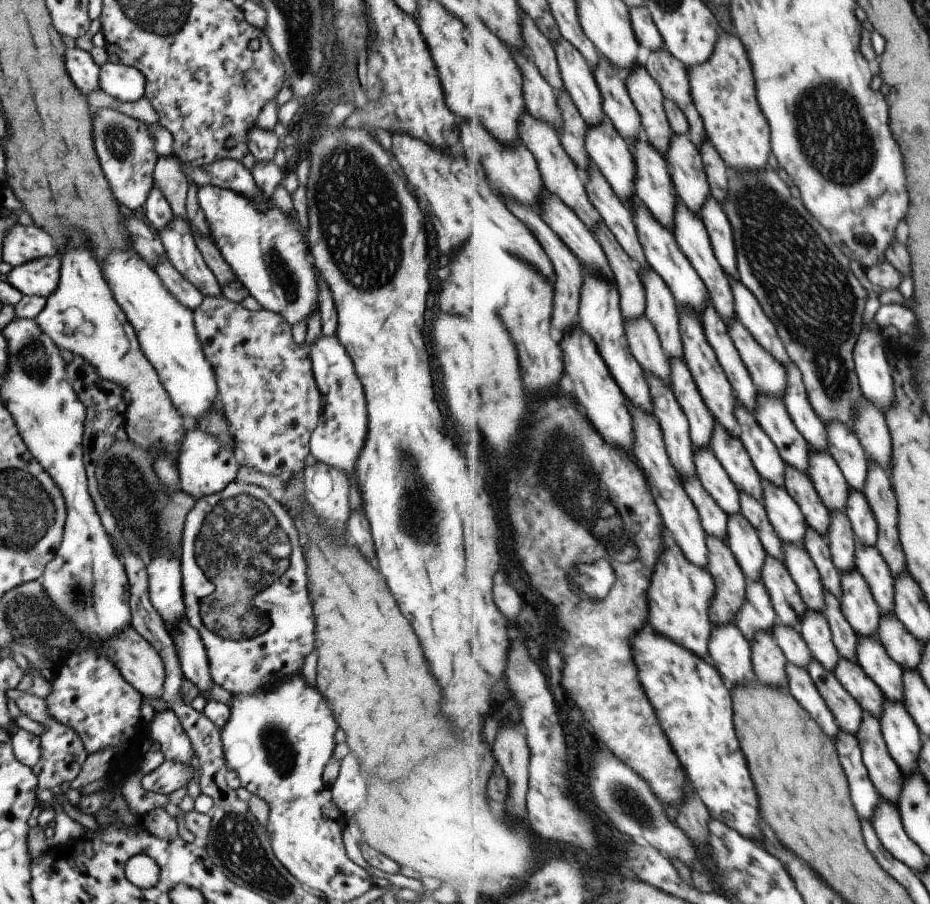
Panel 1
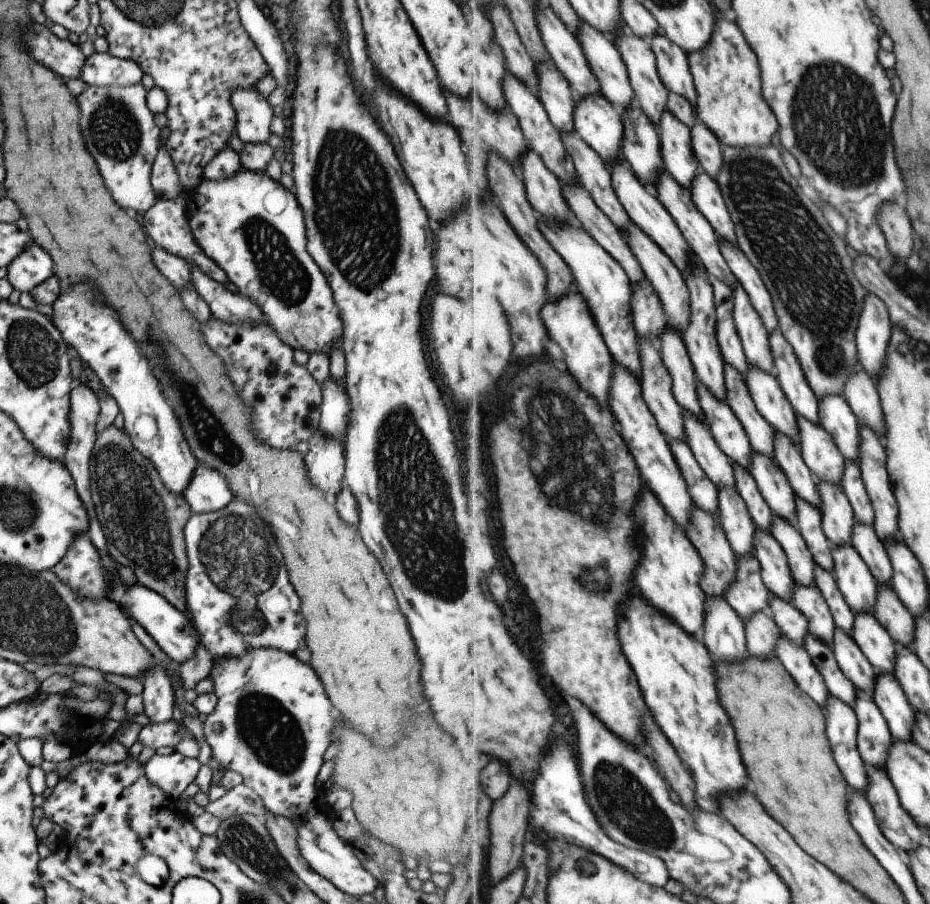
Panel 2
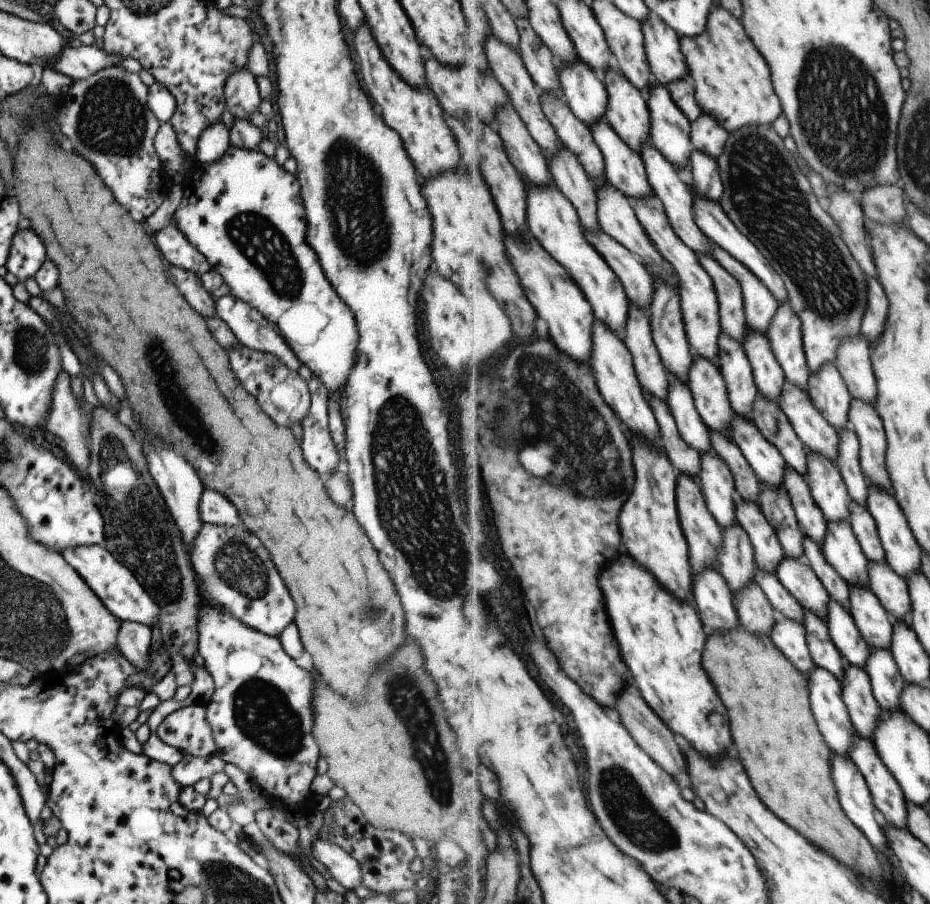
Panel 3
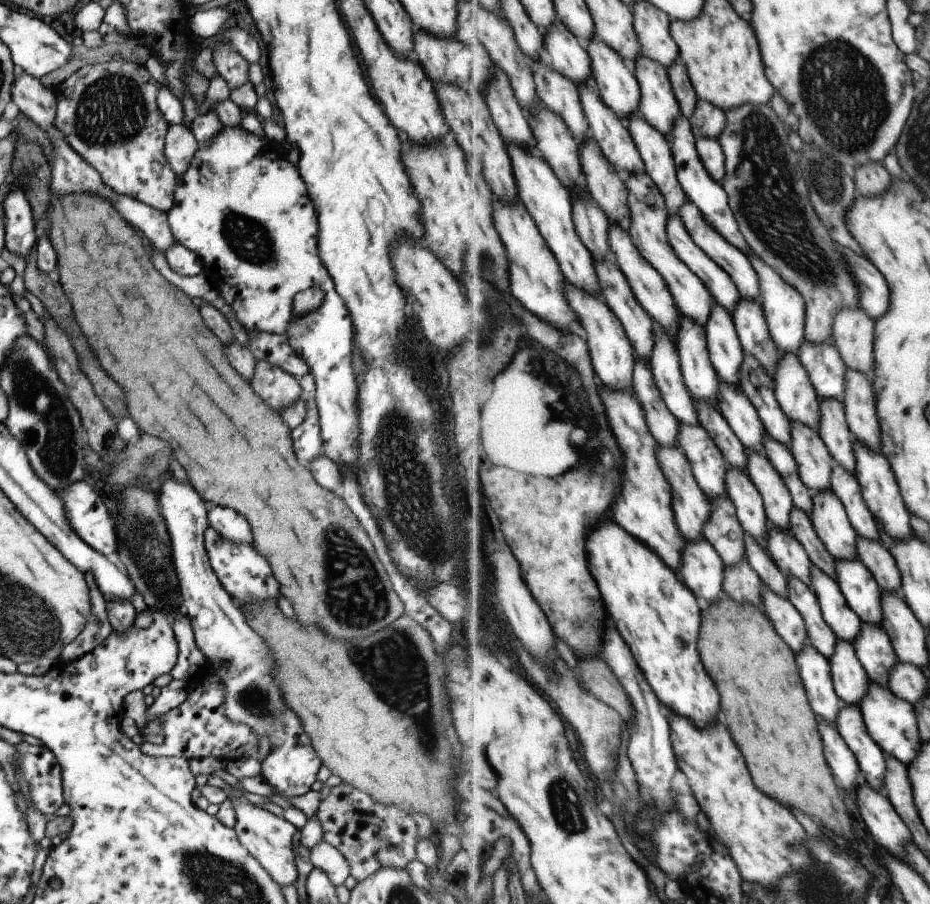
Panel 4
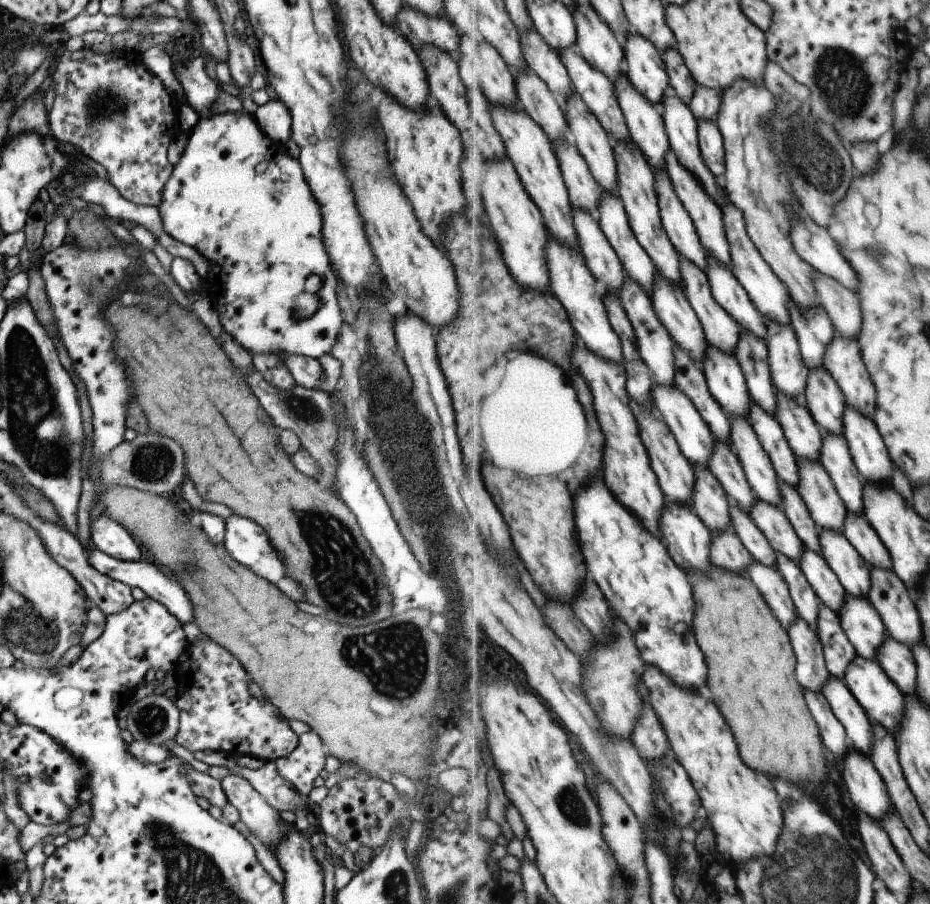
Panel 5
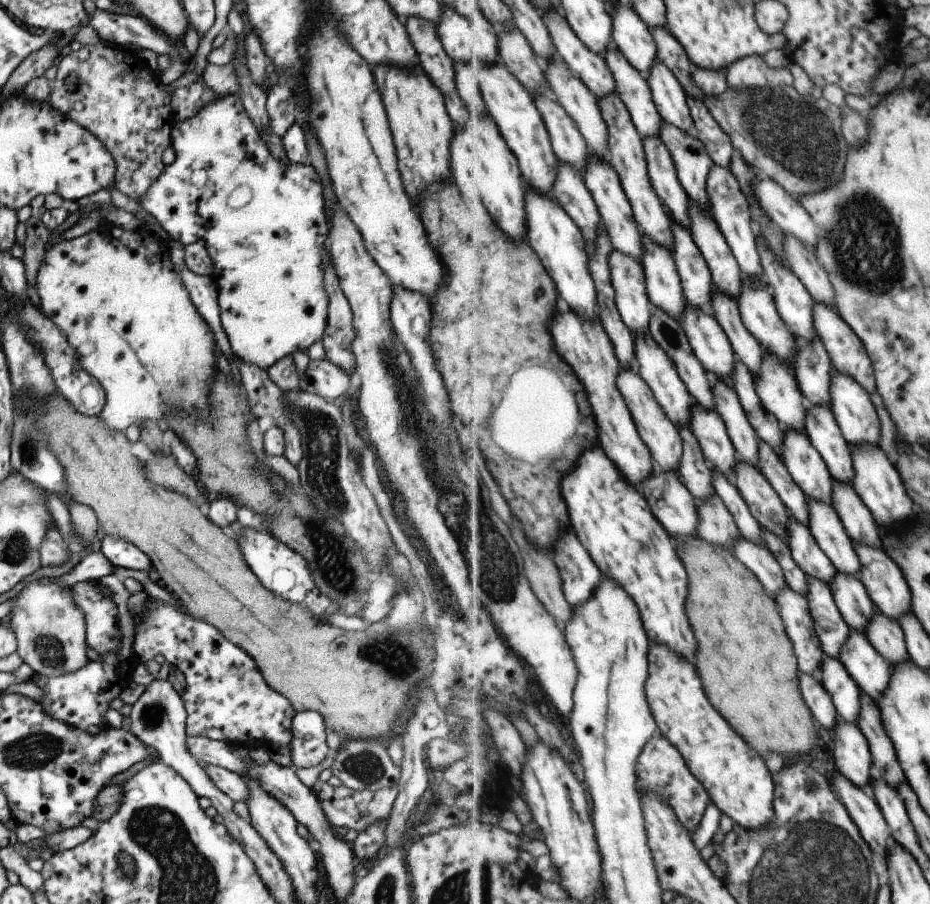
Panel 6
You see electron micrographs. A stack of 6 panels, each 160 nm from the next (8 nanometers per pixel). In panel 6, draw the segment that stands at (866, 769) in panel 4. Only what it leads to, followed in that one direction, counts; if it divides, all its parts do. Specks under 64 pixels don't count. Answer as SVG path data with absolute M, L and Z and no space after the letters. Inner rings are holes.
M825 654L818 677L831 693L840 718L858 726L862 688L838 658Z

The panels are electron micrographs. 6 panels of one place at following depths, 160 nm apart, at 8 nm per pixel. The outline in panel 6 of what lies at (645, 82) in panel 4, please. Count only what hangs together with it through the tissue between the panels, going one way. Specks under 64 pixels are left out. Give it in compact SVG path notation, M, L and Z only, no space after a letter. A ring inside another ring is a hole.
M617 1L615 4L608 6L608 10L613 19L613 44L626 56L635 70L645 76L649 75L658 57L658 44L653 36L653 30L631 6L625 8L623 4Z

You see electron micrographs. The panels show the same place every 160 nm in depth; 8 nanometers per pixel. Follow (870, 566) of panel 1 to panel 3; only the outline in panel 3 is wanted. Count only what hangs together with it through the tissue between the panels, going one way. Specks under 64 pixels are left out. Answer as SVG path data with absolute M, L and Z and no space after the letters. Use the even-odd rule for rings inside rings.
M852 501L849 510L851 510L850 522L853 532L860 540L865 556L871 563L885 562L887 558L886 551L881 543L875 518L871 515L868 507Z

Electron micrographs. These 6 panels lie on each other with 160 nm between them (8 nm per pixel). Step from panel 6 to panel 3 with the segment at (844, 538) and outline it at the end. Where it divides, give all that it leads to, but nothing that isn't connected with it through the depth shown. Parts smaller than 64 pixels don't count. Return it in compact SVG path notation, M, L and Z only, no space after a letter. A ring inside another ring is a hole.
M850 586L851 612L865 642L873 650L889 650L895 633L894 622L881 600L866 586Z

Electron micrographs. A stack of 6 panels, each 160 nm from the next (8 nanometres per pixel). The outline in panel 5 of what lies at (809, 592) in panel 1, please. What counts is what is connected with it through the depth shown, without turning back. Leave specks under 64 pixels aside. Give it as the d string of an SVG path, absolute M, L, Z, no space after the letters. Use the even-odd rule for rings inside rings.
M729 414L732 424L730 442L744 465L746 477L759 499L784 508L781 481L769 453L763 448L750 419Z

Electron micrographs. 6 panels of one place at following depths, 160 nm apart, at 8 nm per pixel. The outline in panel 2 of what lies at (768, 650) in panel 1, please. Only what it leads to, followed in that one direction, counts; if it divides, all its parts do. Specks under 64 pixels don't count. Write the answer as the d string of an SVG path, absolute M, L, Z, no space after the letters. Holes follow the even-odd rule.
M768 610L756 612L746 621L746 641L753 657L775 657L782 635L779 625Z

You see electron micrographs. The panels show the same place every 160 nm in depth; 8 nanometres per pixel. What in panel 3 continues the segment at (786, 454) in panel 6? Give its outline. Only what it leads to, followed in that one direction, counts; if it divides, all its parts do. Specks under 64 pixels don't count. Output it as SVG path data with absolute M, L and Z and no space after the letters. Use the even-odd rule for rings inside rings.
M828 522L825 544L822 546L827 561L850 586L870 586L870 560L862 550L851 522Z

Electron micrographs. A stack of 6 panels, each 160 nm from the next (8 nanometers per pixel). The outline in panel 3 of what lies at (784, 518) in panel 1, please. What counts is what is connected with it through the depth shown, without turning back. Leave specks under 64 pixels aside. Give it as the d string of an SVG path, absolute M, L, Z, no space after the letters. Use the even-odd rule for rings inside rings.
M736 414L736 418L736 425L733 426L734 442L741 448L756 476L763 485L785 487L787 464L781 452L764 438L752 421L739 414Z

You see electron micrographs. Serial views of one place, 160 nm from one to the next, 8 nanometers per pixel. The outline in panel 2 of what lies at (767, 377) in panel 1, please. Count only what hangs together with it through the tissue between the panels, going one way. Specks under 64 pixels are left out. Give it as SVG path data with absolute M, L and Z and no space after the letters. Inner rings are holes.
M741 281L735 283L734 291L734 317L747 358L751 365L775 375L777 368L770 345L770 332L765 326L762 314L753 306L750 294Z

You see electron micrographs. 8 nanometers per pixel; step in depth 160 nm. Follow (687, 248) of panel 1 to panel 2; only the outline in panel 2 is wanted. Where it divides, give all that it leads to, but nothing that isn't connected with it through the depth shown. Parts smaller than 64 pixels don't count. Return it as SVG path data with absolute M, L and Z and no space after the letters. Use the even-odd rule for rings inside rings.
M665 168L660 170L660 177L656 178L652 189L654 189L655 196L663 203L663 206L673 215L694 254L706 264L710 274L719 278L719 280L723 279L734 288L738 278L731 270L727 259L723 256L721 237L716 233L711 221L695 204L691 189L681 186L681 183L677 182L676 178Z

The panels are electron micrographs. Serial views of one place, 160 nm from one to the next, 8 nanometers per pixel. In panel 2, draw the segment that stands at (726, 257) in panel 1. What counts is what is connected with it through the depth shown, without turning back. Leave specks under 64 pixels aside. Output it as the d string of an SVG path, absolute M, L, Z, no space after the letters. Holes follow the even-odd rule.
M702 170L693 181L691 192L695 204L711 221L721 240L727 239L737 245L736 224L733 222L718 180Z

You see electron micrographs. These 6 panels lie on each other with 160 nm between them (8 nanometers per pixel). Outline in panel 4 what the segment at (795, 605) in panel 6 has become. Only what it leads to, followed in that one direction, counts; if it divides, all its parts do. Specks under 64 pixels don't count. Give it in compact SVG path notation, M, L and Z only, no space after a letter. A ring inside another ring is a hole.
M807 642L796 657L816 716L835 725L837 717L847 703L835 690L830 660L810 642Z

